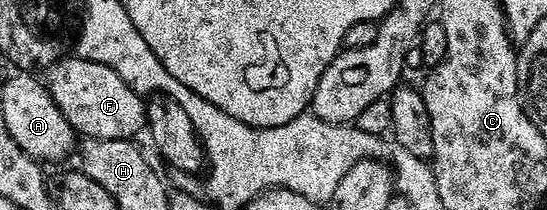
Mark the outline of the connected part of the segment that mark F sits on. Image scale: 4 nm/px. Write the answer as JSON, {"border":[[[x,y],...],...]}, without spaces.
{"border":[[[79,56],[65,57],[50,71],[46,85],[52,92],[52,99],[62,108],[66,120],[85,139],[129,140],[139,139],[148,124],[148,108],[145,99],[110,68],[82,60]]]}

